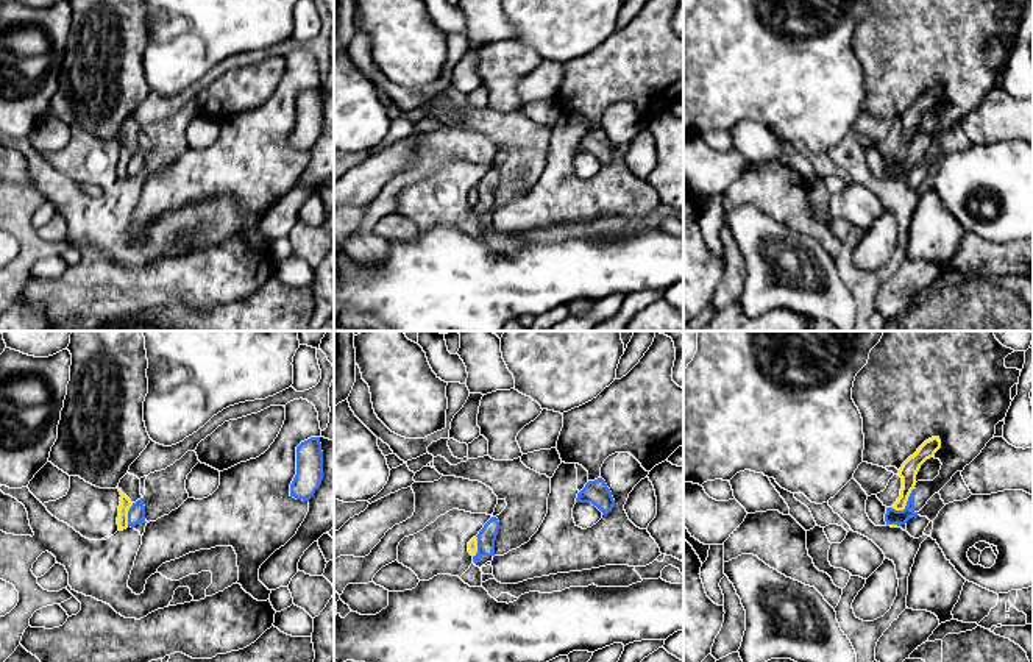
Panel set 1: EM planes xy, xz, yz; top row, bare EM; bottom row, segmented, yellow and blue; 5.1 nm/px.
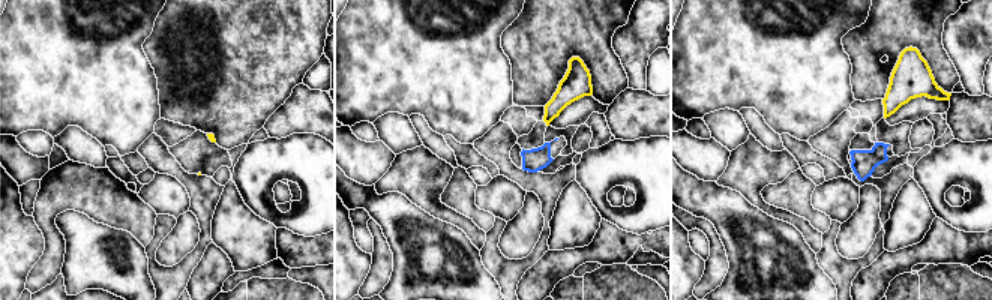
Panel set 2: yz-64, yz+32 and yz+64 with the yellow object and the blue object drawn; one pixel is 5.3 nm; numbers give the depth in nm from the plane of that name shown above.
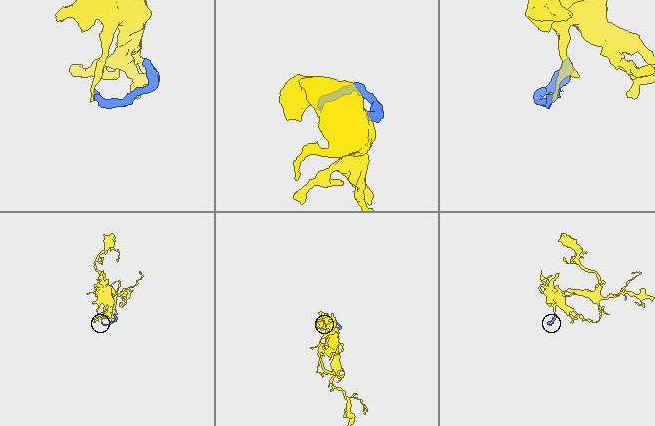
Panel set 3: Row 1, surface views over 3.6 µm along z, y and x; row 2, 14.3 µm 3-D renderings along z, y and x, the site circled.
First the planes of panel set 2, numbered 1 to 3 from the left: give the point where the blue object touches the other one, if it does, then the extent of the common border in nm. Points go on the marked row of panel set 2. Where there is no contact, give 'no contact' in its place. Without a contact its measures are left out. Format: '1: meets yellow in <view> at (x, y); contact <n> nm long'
1: no contact
2: no contact
3: no contact

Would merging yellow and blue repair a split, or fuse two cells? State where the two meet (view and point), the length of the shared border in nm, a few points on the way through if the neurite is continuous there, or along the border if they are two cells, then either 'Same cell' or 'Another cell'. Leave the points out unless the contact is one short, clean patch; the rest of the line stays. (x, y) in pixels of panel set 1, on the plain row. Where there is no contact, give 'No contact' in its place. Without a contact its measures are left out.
Touches yellow at yz (905, 155). Shared border 160 nm. Boundary: yz (913, 138), (902, 160), (891, 158). Another cell

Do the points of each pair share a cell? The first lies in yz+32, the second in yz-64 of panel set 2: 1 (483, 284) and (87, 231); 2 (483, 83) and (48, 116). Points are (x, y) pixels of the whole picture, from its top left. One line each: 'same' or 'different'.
1: same
2: same

